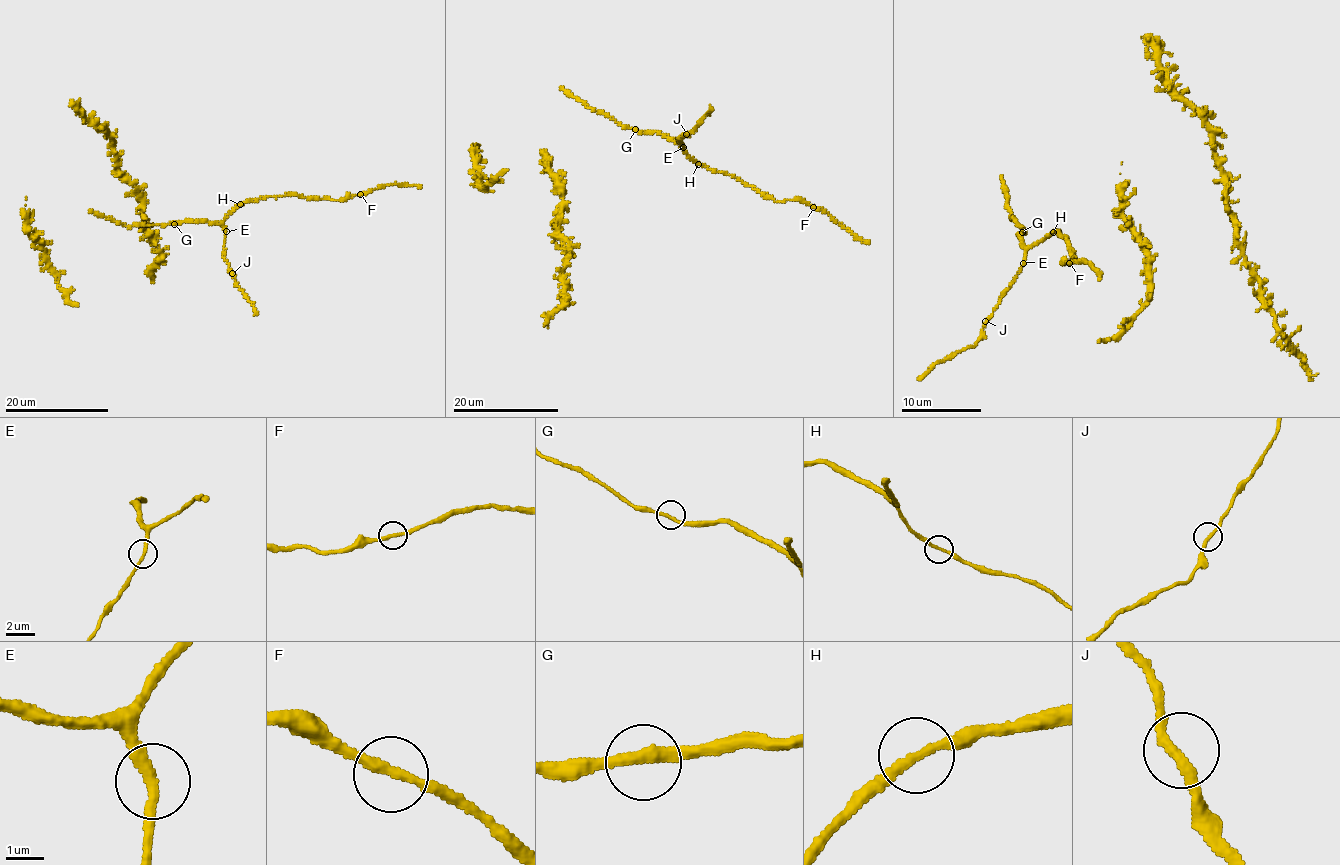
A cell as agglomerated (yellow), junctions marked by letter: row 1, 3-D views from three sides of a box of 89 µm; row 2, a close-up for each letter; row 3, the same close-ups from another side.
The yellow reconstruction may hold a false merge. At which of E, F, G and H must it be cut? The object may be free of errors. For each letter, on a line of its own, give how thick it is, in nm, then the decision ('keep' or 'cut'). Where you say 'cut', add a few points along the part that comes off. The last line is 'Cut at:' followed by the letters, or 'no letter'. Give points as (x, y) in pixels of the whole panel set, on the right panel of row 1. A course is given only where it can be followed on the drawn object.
E: 240 nm | keep
F: 240 nm | keep
G: 280 nm | keep
H: 220 nm | keep
Cut at: no letter

